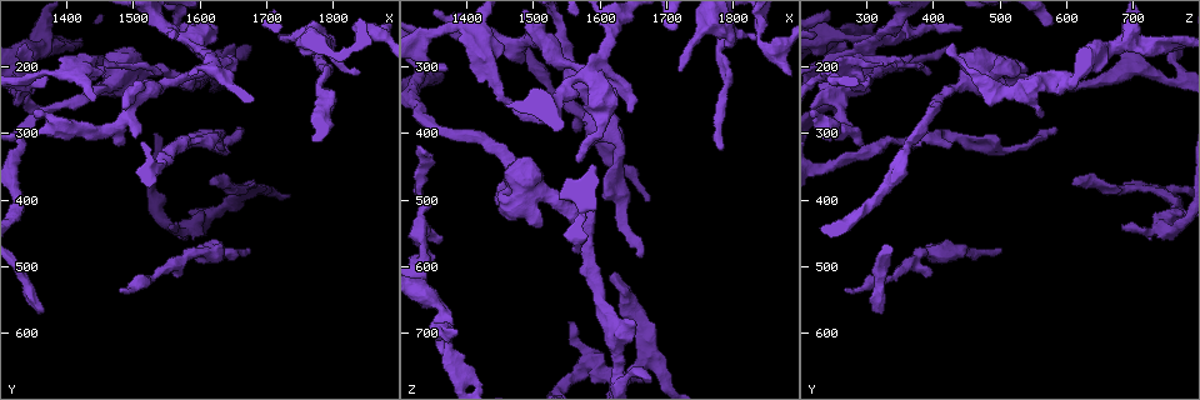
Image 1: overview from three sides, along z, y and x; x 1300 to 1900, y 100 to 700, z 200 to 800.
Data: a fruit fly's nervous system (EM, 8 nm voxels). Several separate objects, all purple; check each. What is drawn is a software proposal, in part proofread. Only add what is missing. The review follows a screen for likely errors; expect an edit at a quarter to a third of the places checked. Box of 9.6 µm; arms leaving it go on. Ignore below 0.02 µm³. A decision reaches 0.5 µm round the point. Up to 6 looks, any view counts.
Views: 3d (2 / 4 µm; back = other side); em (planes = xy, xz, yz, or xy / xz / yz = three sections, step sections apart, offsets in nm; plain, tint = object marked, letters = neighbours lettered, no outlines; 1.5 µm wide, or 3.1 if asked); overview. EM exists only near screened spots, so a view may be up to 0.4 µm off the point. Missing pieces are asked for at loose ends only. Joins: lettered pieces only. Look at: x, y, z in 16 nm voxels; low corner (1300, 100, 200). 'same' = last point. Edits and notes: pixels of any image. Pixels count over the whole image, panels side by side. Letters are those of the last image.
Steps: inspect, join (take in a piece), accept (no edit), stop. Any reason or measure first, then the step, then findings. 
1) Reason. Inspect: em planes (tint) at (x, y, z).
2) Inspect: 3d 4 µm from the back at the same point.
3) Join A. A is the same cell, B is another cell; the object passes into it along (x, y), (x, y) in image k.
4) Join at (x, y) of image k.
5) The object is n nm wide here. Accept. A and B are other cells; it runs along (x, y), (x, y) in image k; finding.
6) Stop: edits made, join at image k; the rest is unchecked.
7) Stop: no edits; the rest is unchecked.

Branch stops here. Inspect: em planes (plain) at (1655, 170, 685).

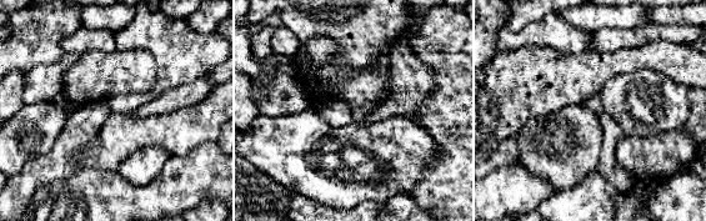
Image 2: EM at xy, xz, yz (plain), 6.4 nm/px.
Inspect: em planes (letters) at the same point.

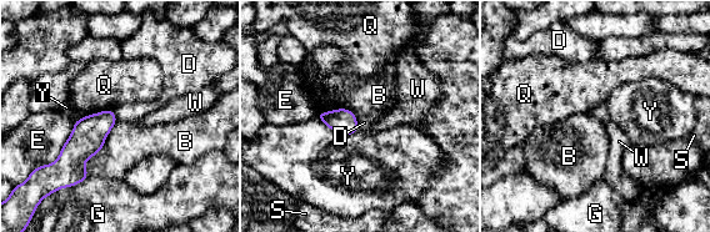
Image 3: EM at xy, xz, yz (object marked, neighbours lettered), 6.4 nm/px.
The object is 170 nm wide here. Accept. B, D, E, G, Q, S, W and Y are other cells; a border runs along (356, 119), (359, 129) in image 3; no lettered piece goes on from it.

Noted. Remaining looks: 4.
Branch stops here. Inspect: em xy step 4 (letters) at (1360, 270, 560).

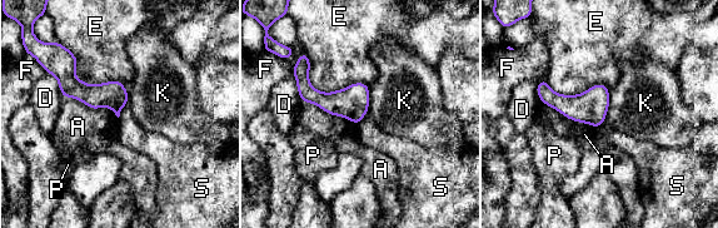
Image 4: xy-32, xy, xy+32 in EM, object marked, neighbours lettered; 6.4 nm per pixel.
Accept. A, D, E, F, K, P and S are other cells; it runs along (61, 68), (84, 93), (125, 98) in image 4; no lettered piece goes on from it.

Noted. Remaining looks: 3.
Branch stops here. Inspect: em planes (letters) at (1785, 170, 425).

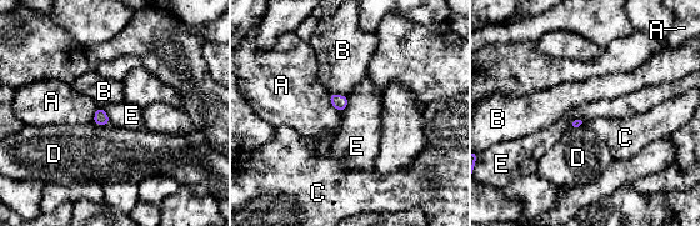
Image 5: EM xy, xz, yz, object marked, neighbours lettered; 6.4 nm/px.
The longest contact is with A, 150 nm. Accept. A, B, C, D and E are other cells; none of them fits.

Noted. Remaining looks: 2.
Stop: no edits; the rest is unchecked.

